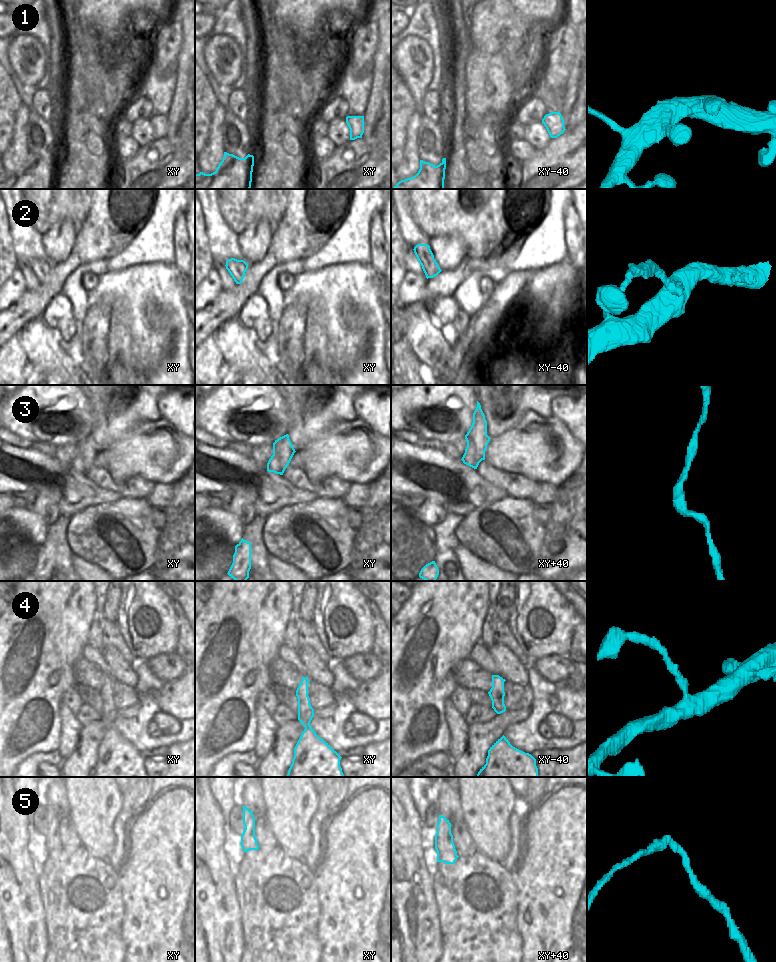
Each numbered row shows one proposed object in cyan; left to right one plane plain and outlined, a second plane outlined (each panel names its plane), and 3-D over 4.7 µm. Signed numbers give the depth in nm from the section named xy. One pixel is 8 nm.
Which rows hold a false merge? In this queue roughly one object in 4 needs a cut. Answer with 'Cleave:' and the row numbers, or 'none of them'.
Cleave: 2

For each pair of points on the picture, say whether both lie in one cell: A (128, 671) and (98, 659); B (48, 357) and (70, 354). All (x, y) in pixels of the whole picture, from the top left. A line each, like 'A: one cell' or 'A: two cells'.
A: two cells
B: one cell

